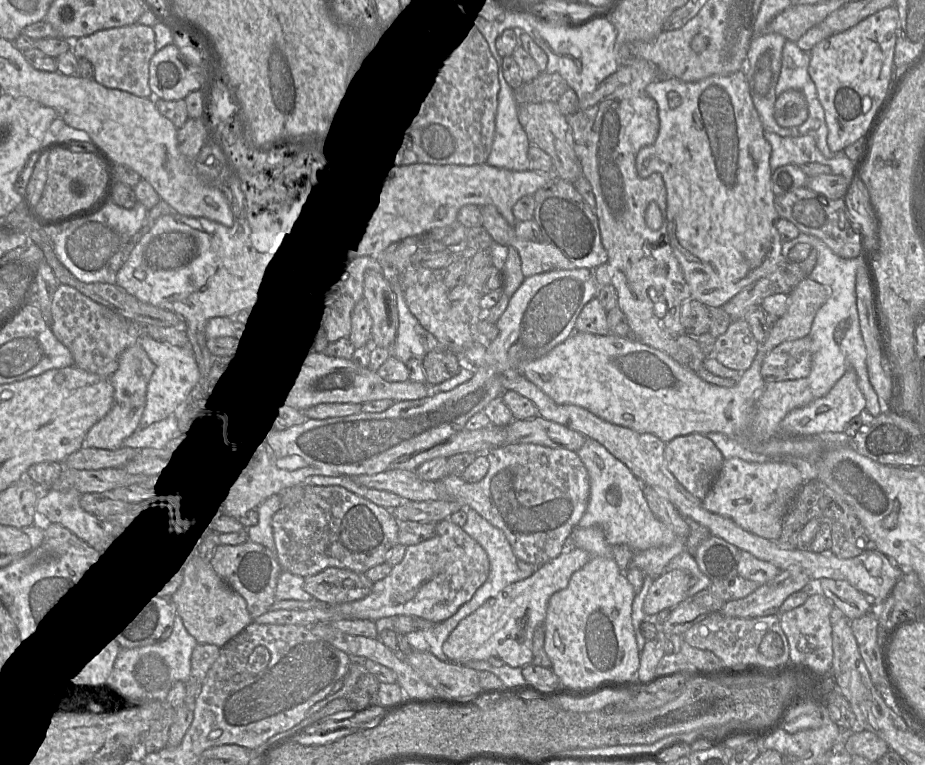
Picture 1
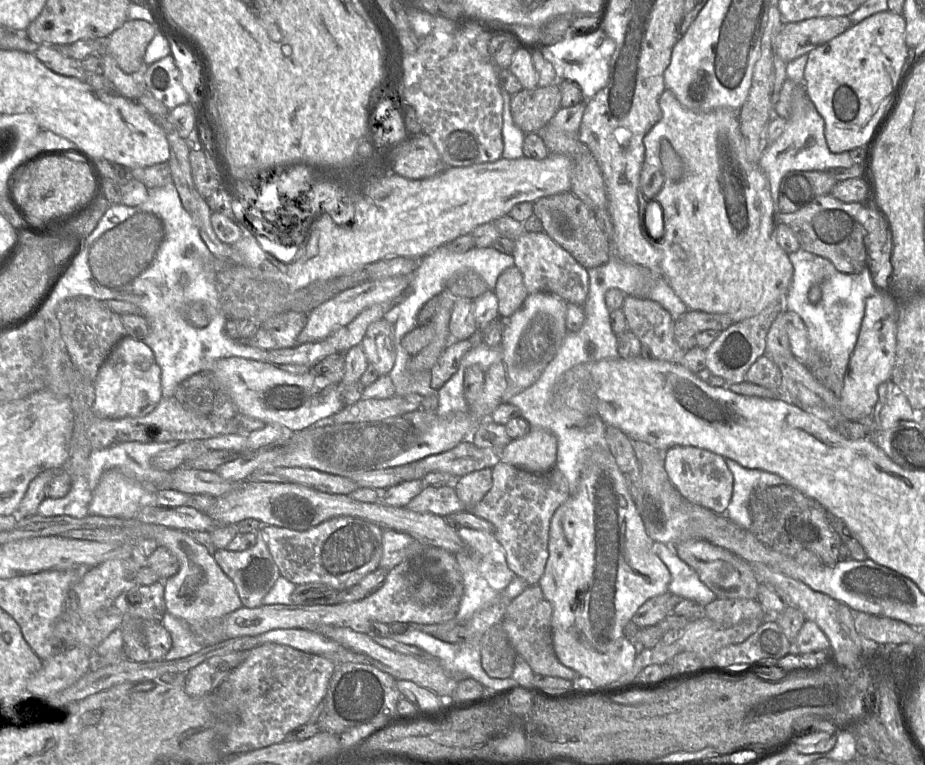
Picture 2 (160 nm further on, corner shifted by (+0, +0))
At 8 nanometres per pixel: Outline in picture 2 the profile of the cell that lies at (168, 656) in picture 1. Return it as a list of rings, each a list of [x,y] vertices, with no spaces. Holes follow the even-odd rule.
[[[167,612],[160,620],[172,638],[172,647],[164,657],[163,661],[174,661],[186,658],[198,653],[203,646],[203,642],[196,639],[196,634],[192,632],[190,626]]]

